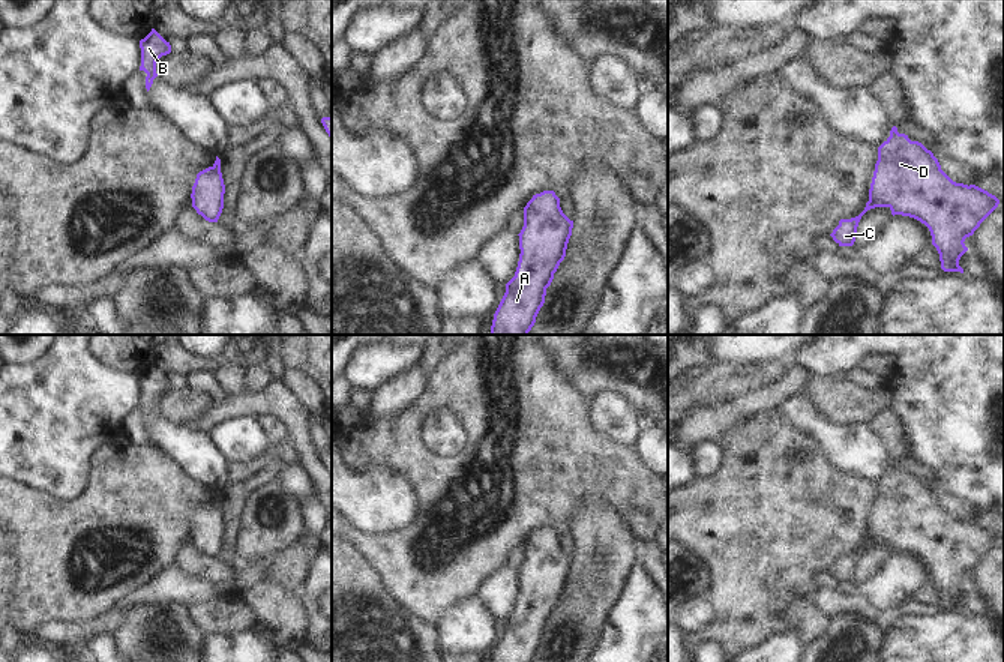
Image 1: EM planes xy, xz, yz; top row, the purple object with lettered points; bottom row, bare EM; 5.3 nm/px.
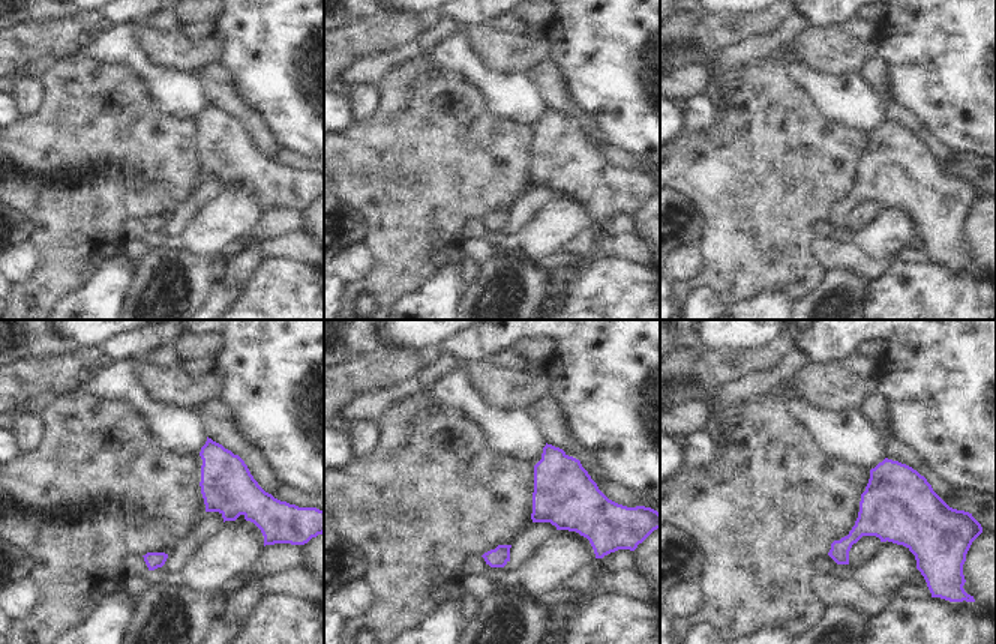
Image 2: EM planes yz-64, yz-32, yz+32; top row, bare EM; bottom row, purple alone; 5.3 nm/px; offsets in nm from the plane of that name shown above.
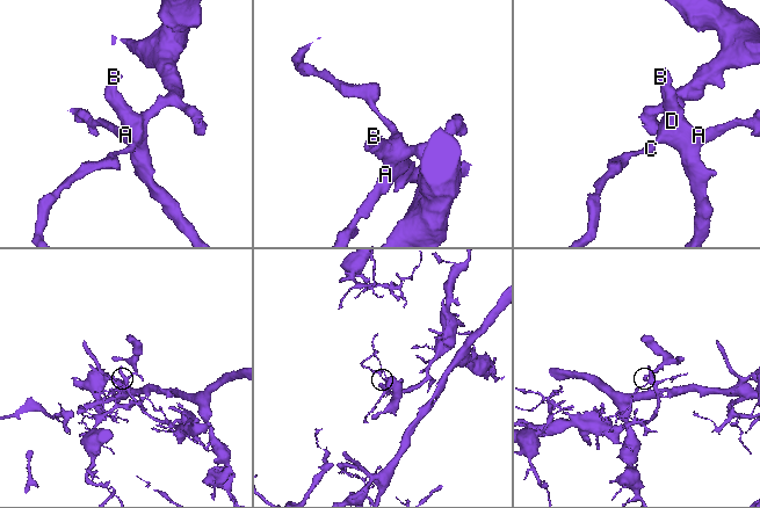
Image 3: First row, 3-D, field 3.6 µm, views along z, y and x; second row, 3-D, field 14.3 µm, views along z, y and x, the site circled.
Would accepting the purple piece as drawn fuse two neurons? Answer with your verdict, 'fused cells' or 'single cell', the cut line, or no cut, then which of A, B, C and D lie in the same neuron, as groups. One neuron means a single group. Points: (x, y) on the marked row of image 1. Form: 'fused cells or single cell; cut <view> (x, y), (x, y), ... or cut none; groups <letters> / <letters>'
single cell; cut none; groups A B C D

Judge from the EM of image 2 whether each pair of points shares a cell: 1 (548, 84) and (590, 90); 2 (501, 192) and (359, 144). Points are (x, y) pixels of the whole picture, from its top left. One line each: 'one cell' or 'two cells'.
1: two cells
2: one cell

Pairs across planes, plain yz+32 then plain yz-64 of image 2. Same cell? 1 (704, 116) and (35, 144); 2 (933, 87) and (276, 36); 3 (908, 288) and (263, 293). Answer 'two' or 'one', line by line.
1: two
2: one
3: one

